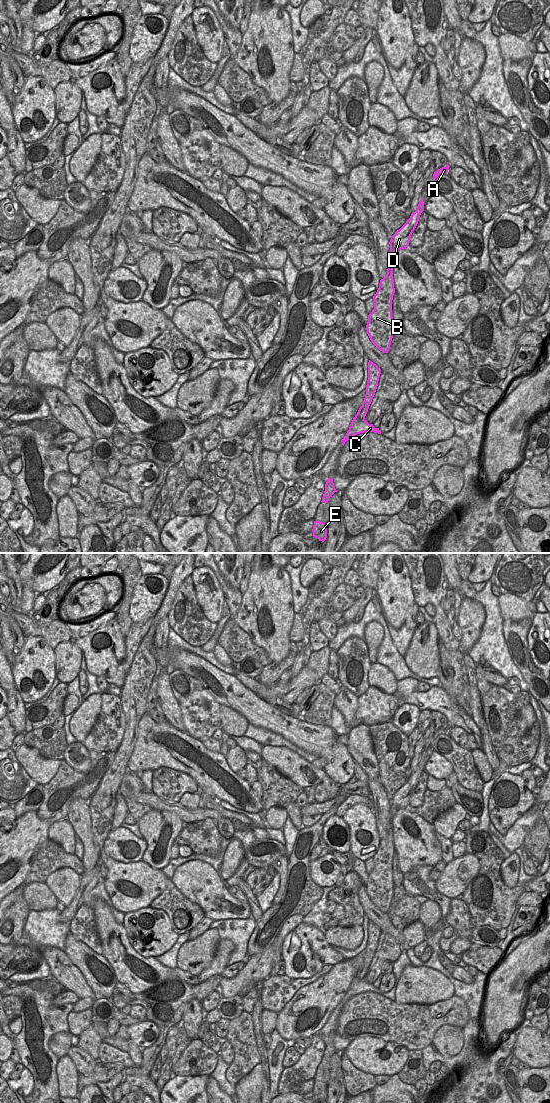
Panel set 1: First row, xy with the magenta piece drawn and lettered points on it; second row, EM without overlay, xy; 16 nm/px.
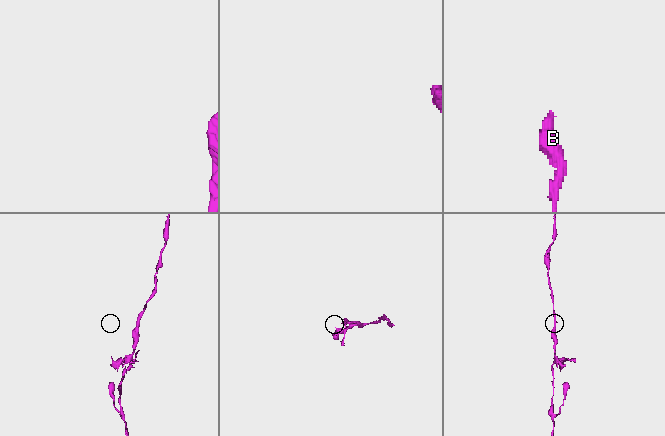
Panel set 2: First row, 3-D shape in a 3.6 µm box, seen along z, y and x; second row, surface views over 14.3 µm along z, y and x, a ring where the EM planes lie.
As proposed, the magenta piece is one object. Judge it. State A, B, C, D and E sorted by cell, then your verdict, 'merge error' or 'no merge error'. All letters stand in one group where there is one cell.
groups A B D E / C; merge error

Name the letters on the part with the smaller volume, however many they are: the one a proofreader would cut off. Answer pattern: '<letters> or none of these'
C.

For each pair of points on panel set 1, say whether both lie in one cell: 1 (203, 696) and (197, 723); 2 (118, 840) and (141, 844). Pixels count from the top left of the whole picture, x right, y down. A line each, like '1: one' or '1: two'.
1: one
2: one

